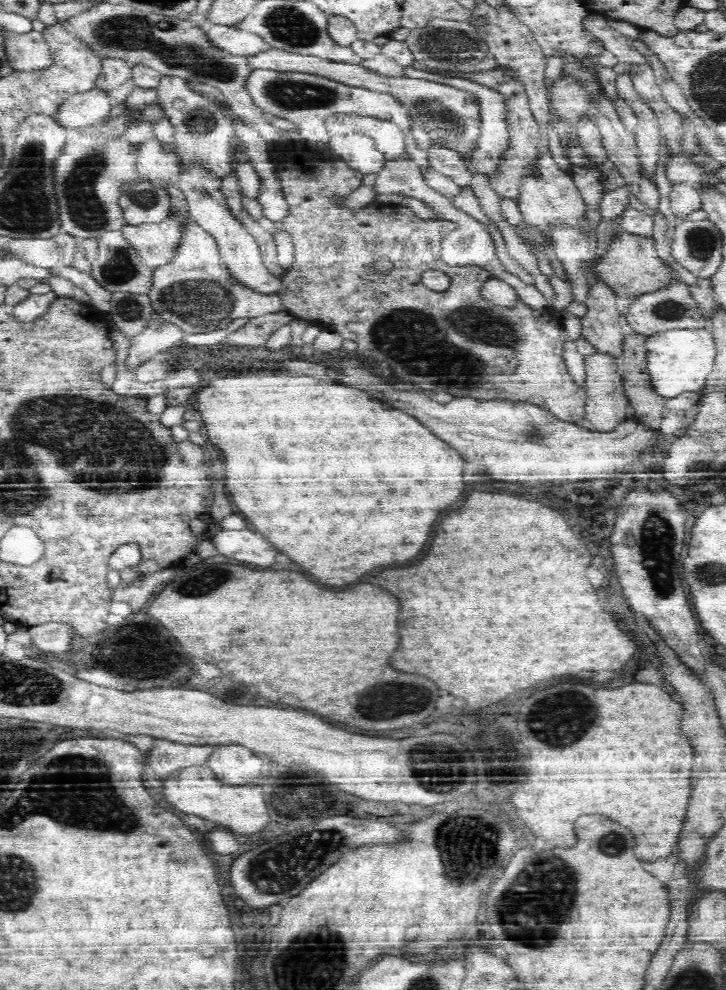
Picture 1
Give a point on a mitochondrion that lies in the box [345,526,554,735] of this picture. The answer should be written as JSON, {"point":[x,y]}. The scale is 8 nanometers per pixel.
{"point":[382,701]}

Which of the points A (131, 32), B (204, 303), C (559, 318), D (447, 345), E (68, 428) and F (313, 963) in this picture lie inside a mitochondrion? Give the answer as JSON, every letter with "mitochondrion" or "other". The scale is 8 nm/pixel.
{"A":"mitochondrion","B":"mitochondrion","C":"other","D":"mitochondrion","E":"mitochondrion","F":"mitochondrion"}

